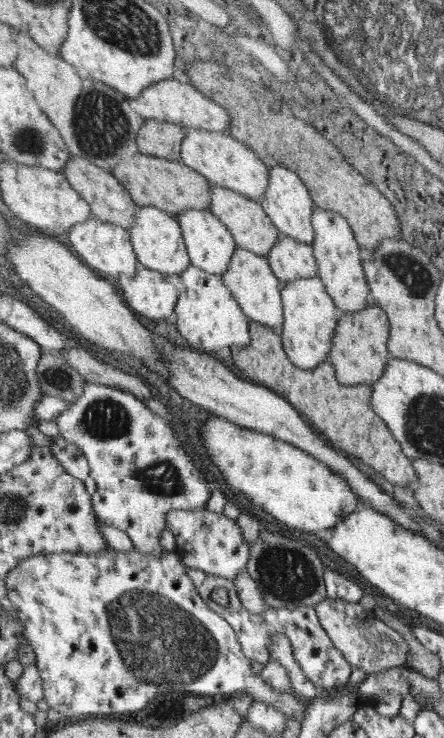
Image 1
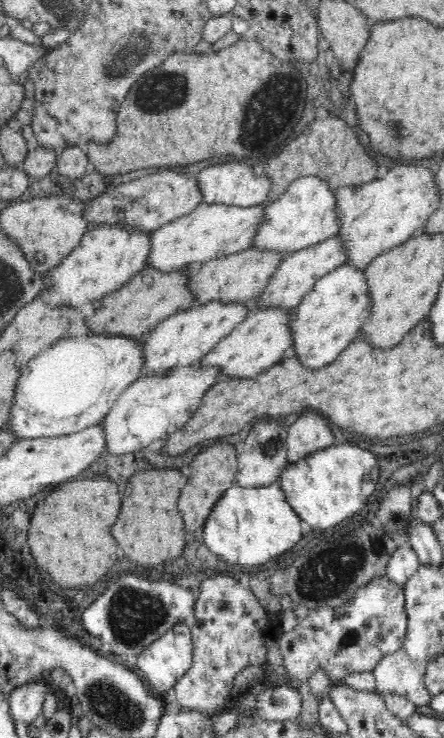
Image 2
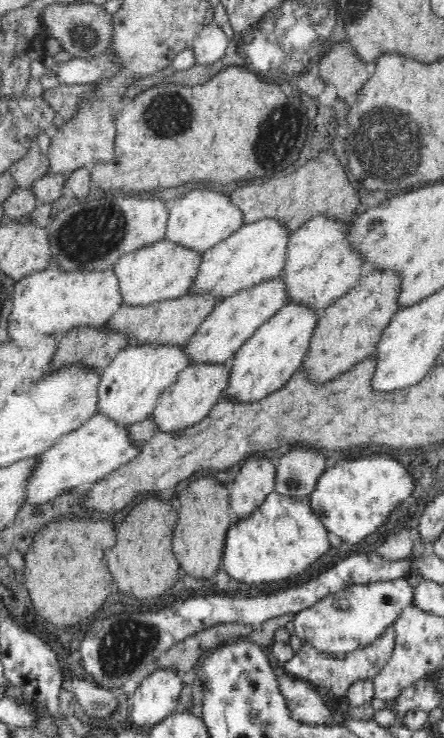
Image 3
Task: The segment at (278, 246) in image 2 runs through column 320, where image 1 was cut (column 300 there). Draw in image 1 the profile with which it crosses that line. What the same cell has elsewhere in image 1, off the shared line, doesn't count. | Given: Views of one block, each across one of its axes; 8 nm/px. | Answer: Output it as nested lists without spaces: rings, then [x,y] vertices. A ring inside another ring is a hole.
[[[279,165],[269,169],[271,176],[268,191],[260,202],[264,205],[265,212],[268,212],[269,218],[283,234],[312,245],[316,240],[316,231],[312,225],[316,204],[310,195],[309,186],[293,169]]]

